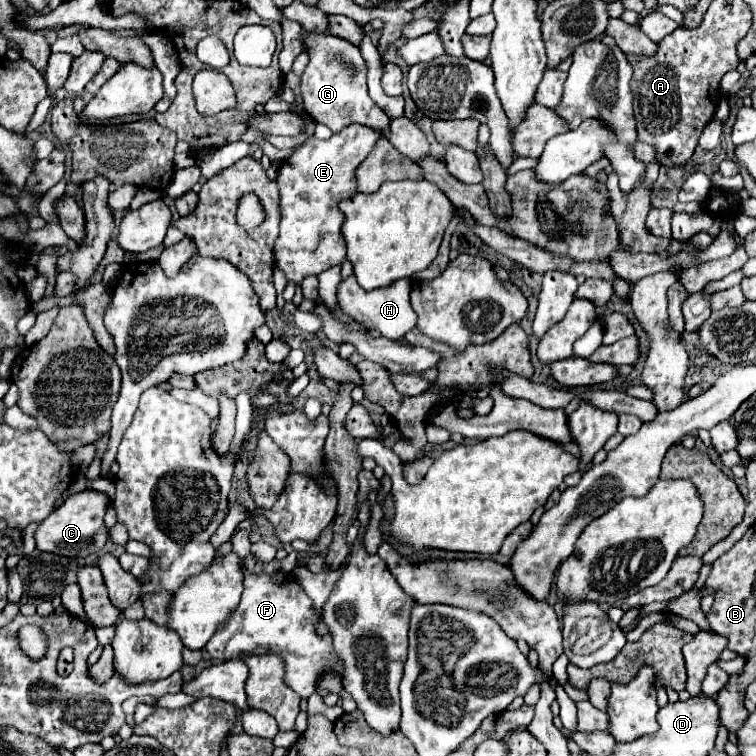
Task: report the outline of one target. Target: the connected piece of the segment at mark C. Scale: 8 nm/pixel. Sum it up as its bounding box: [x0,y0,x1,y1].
[34,490,110,558]

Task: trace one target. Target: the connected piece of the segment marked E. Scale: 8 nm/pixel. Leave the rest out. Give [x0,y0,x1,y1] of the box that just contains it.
[274,124,390,307]

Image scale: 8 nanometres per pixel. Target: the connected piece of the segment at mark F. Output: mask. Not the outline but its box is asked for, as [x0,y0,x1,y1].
[206,528,344,698]

